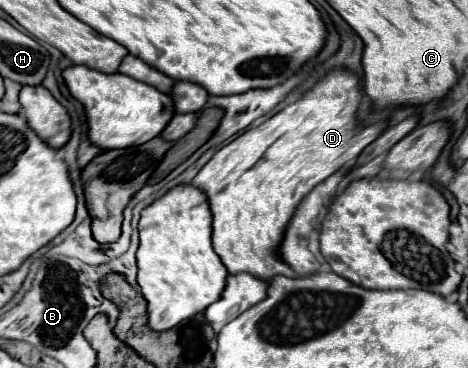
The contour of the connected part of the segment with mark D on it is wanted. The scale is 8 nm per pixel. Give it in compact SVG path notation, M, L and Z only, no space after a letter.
M333 68L313 88L309 88L299 100L285 106L281 112L265 120L261 126L245 130L239 138L223 146L193 178L211 204L213 212L213 248L227 266L229 274L251 272L263 280L271 280L277 274L295 278L295 272L277 258L277 246L283 238L285 226L289 224L299 202L319 182L331 176L335 170L355 160L365 146L369 146L385 128L387 122L371 126L357 126L357 108L361 104L359 76L347 68Z

